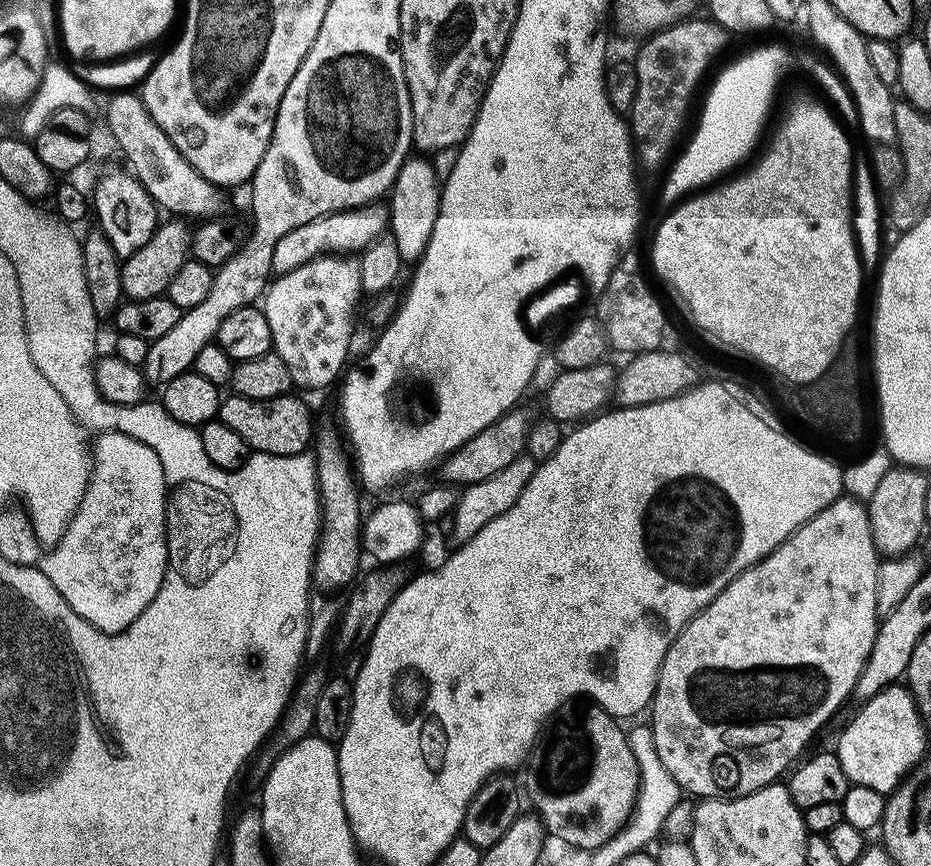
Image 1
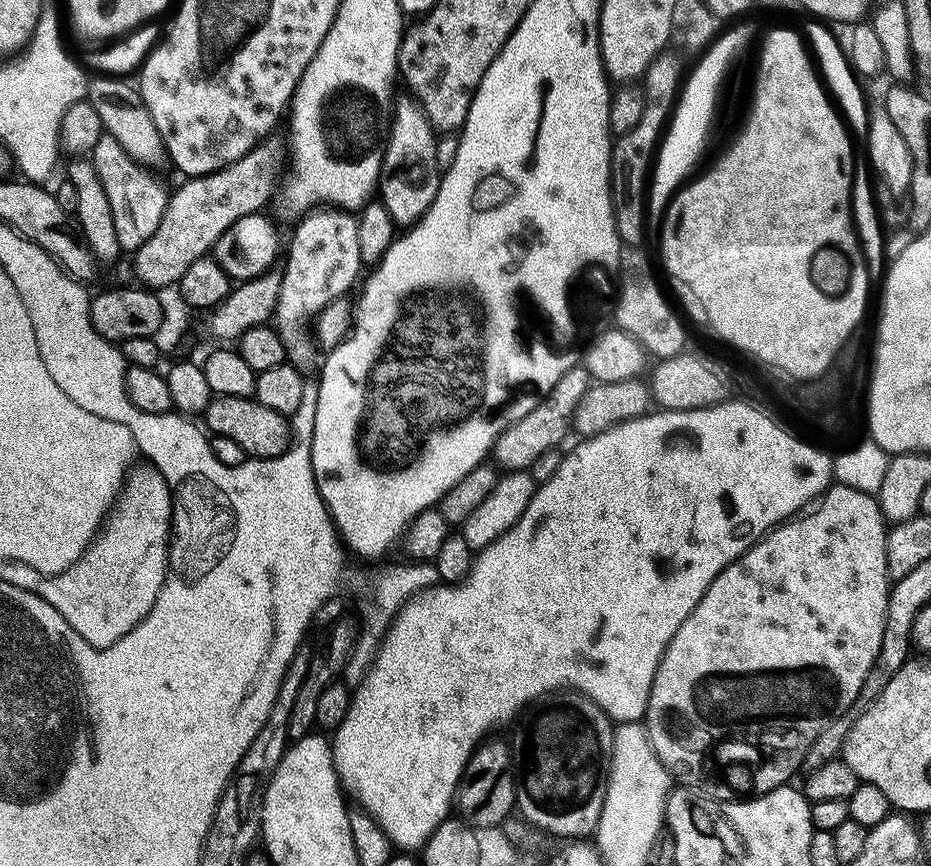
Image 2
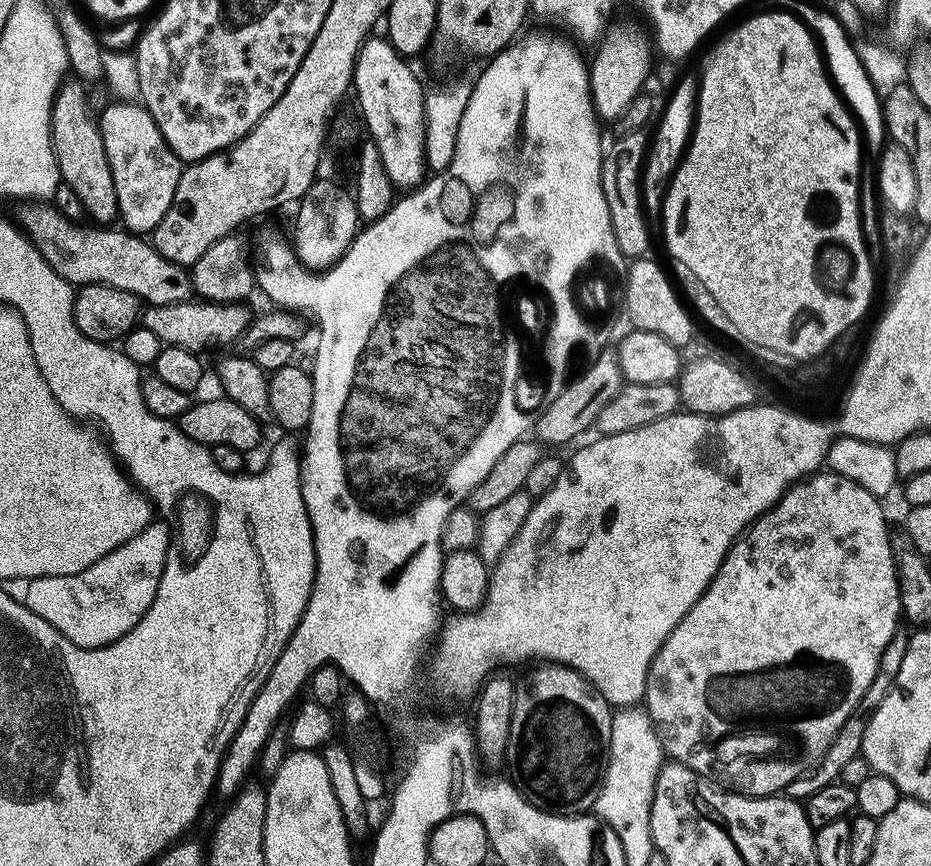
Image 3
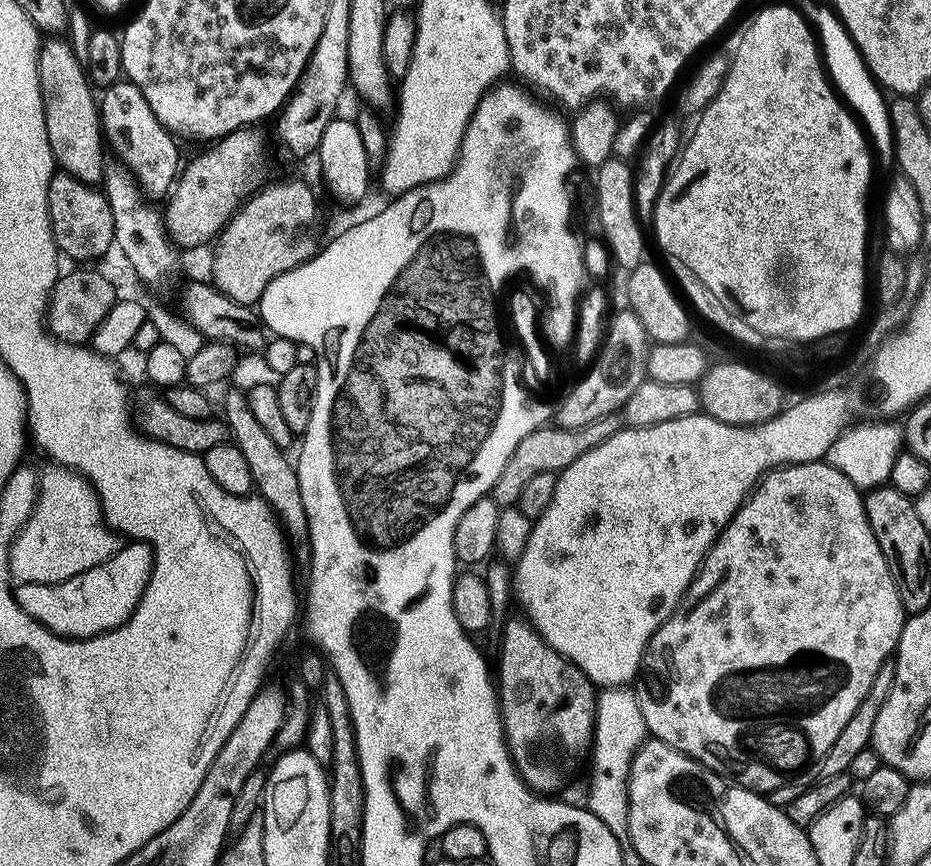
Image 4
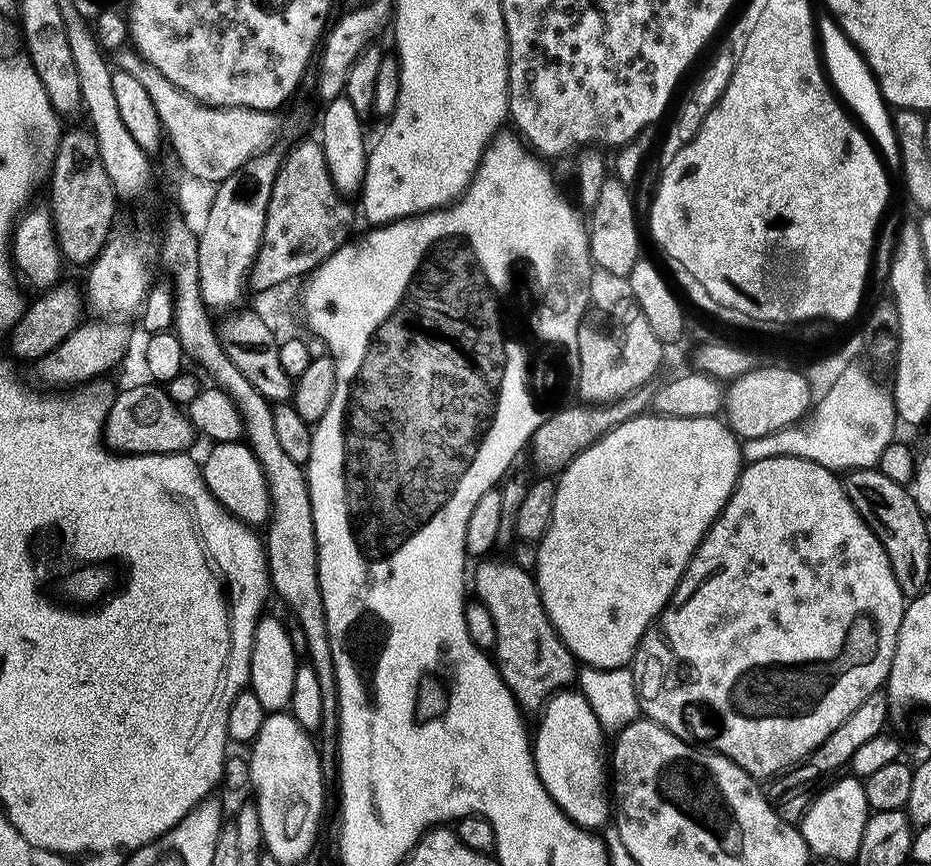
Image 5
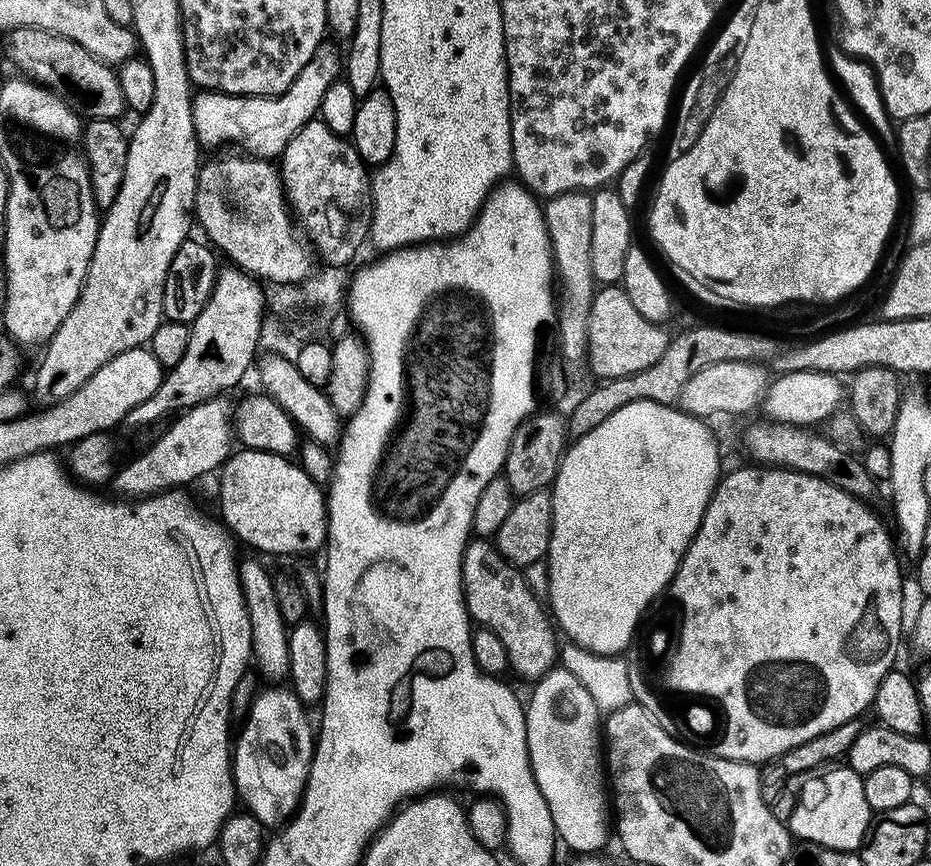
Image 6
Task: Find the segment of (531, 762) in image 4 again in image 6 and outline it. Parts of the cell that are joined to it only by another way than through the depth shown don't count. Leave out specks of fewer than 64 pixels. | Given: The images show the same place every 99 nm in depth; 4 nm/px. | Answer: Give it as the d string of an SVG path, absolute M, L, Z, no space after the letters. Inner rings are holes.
M476 538L464 551L462 578L469 617L498 636L505 647L509 669L531 682L547 677L558 664L558 632L541 597L532 592L523 573L504 559L489 539Z

